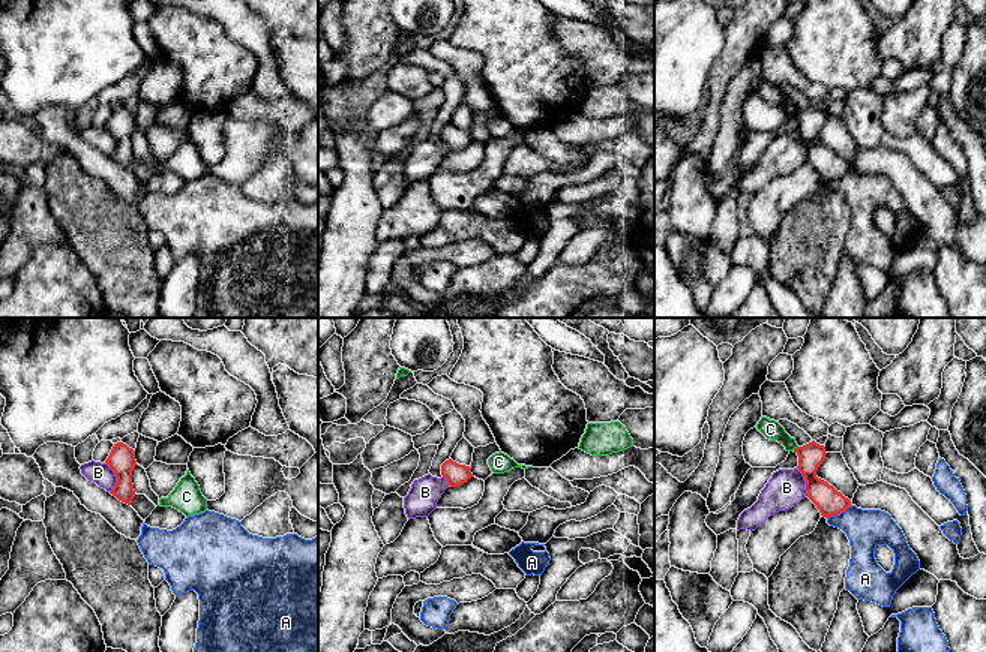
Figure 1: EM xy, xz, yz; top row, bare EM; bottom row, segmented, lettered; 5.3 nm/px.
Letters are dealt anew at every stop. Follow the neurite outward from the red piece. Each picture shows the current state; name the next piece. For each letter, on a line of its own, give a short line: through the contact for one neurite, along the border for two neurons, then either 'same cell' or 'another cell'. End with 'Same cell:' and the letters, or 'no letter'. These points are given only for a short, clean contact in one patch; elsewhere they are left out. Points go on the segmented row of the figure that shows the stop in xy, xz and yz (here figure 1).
A: line yz (851, 505), (826, 517); another cell
B: line xy (105, 462), (116, 477), (116, 484), (110, 492); another cell
C: another cell
Same cell: no letter

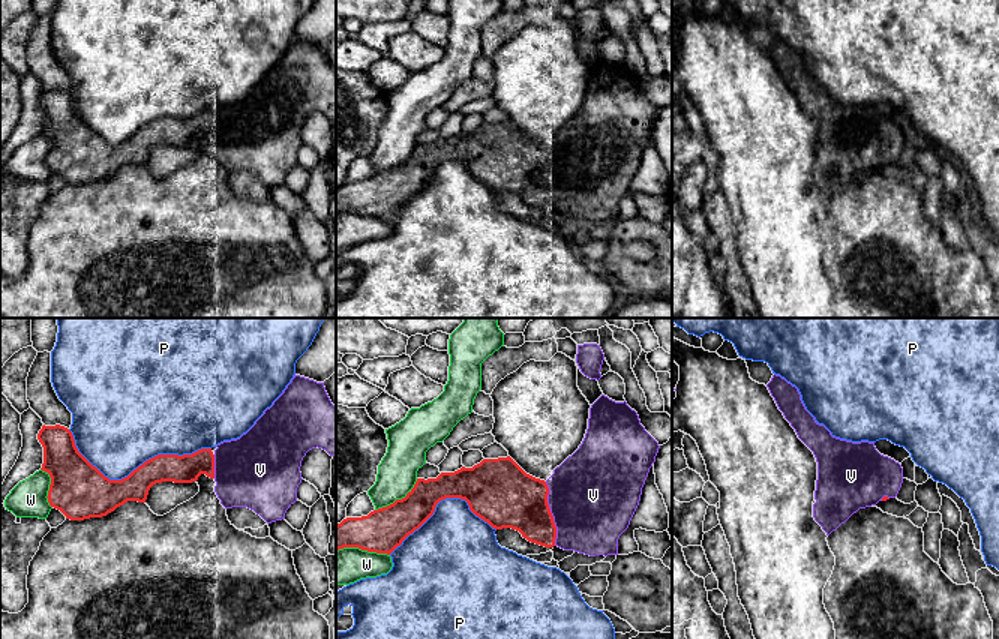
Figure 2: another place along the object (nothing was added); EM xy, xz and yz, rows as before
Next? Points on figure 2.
P: another cell
V: same cell
W: another cell
Same cell: V

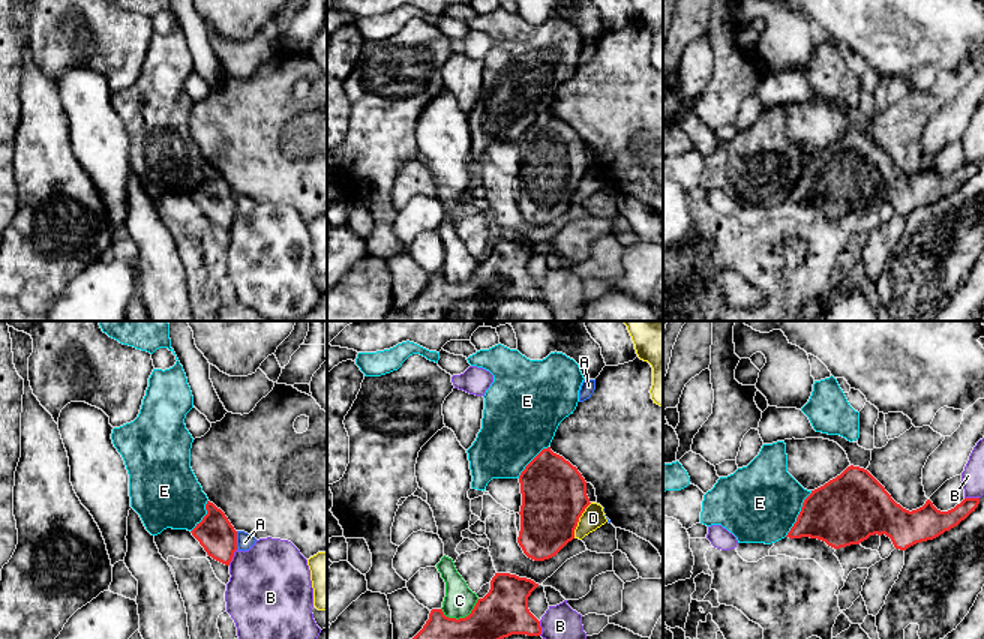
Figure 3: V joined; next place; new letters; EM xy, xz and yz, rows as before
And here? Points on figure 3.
A: another cell
B: another cell
C: another cell
D: line xz (591, 503), (579, 518), (573, 537); another cell
E: same cell
Same cell: E

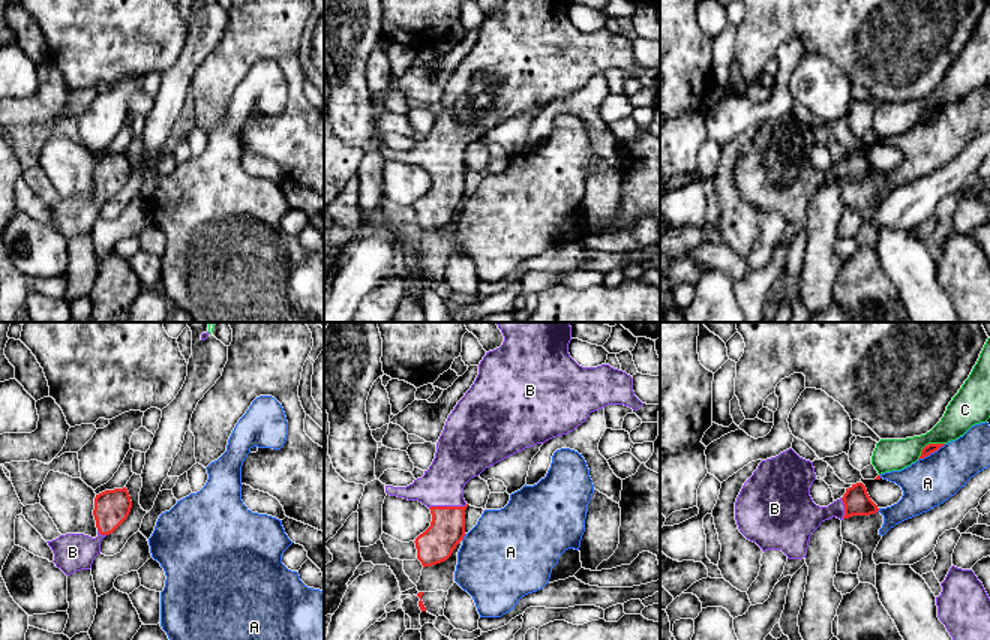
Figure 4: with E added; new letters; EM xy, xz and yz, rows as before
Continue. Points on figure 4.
A: another cell
B: line xz (437, 543), (447, 529), (447, 507), (447, 474), (456, 462); same cell
C: another cell
Same cell: B

